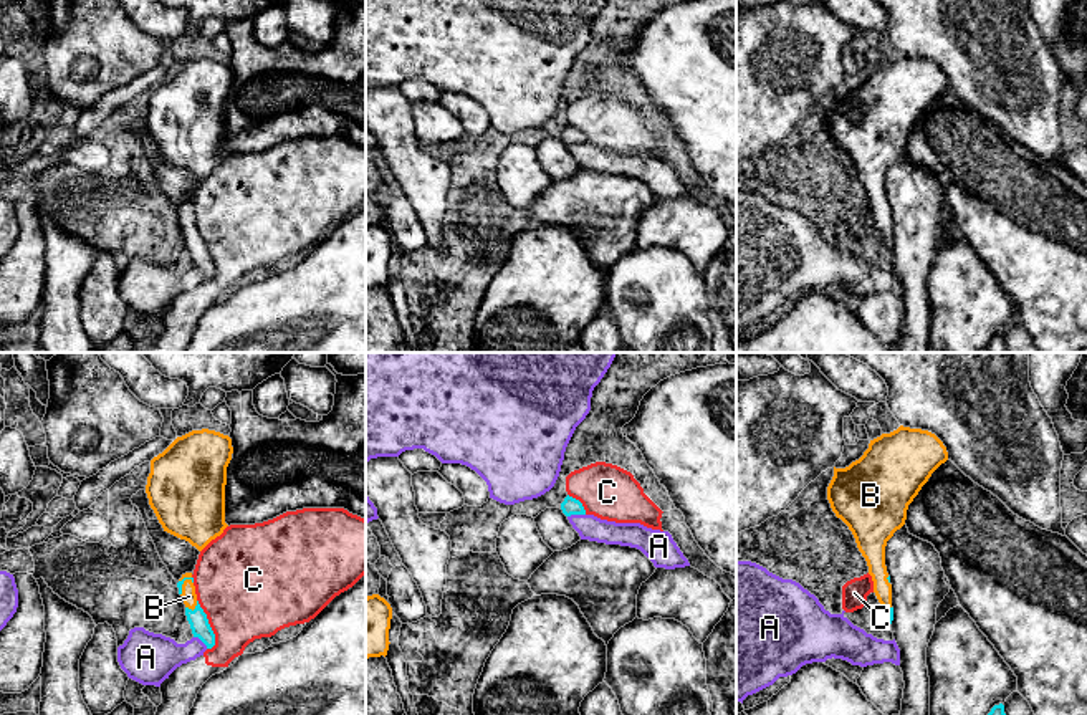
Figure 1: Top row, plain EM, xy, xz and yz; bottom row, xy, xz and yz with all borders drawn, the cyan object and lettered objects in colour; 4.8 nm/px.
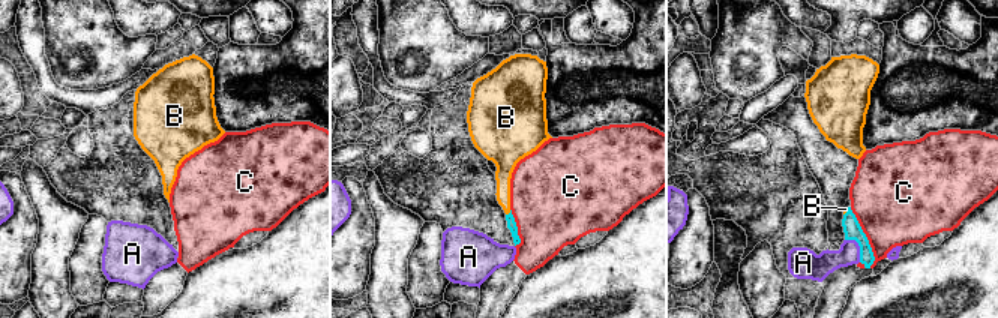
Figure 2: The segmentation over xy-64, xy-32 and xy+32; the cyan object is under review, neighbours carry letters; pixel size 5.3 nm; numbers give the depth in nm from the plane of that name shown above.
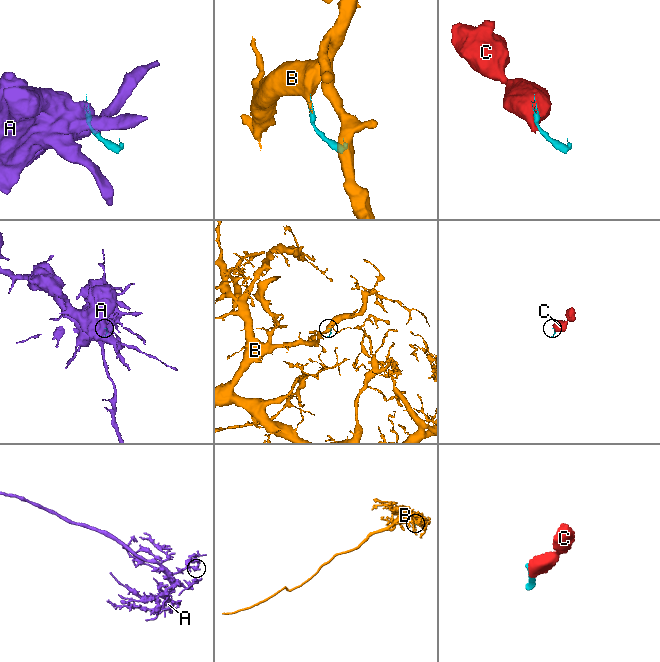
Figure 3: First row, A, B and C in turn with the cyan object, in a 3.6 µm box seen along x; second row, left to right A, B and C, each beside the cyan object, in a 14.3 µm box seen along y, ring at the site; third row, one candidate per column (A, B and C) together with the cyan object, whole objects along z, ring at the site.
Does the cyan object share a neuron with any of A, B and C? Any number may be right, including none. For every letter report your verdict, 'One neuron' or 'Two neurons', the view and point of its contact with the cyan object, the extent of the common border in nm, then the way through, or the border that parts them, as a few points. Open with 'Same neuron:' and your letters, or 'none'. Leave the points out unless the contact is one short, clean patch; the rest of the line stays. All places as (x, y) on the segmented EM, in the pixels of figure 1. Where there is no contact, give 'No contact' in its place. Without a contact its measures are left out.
Same neuron: B
A: Two neurons. Touches cyan at xz (576, 513). Shared border 90 nm. Boundary: xz (584, 513), (571, 513), (568, 517)
B: One neuron. Touches cyan at xy (191, 609). Shared border 70 nm. Path across: xy (197, 619), (191, 609), (189, 596)
C: Two neurons. Touches cyan at xy (209, 624). Shared border 260 nm. Boundary: xy (197, 599), (214, 634), (214, 646), (210, 649)

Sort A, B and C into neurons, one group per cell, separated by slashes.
A / B / C

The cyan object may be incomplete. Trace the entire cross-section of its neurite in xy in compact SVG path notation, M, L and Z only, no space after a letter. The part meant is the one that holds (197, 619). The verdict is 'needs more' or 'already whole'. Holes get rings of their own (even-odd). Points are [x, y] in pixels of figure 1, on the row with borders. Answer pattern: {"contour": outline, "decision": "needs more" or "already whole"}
{"contour": "M192 573L182 574L182 578L177 583L177 588L179 594L184 599L185 616L194 637L199 637L207 645L207 649L212 649L215 645L215 634L208 624L207 614L197 601Z", "decision": "needs more"}

